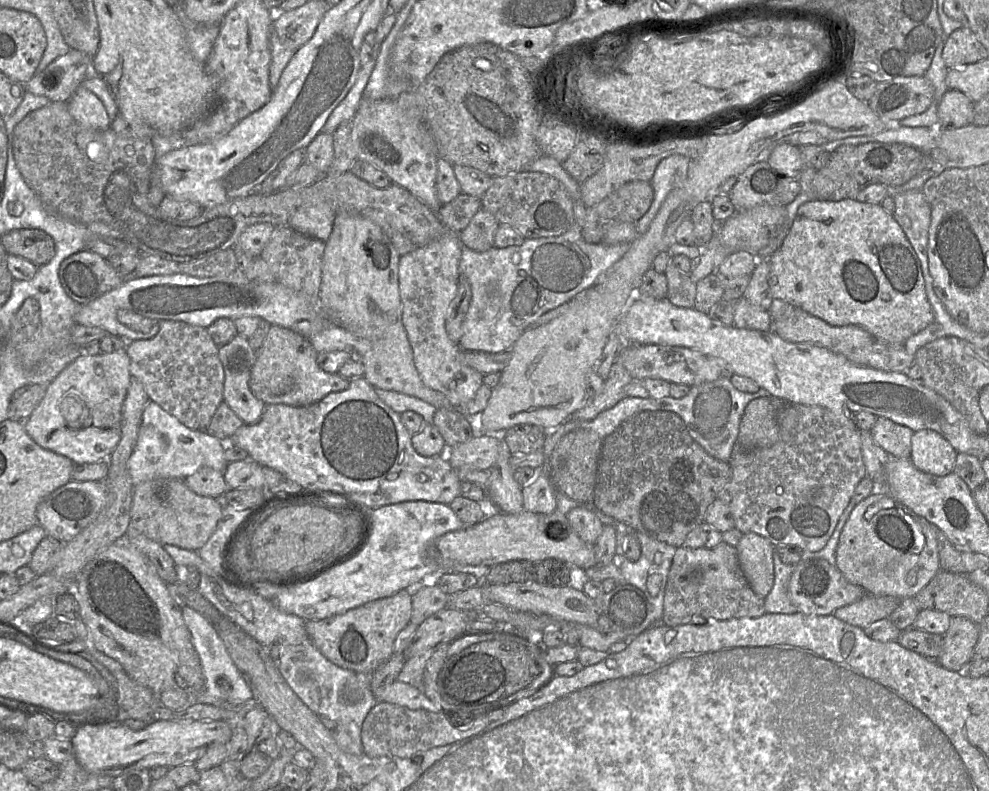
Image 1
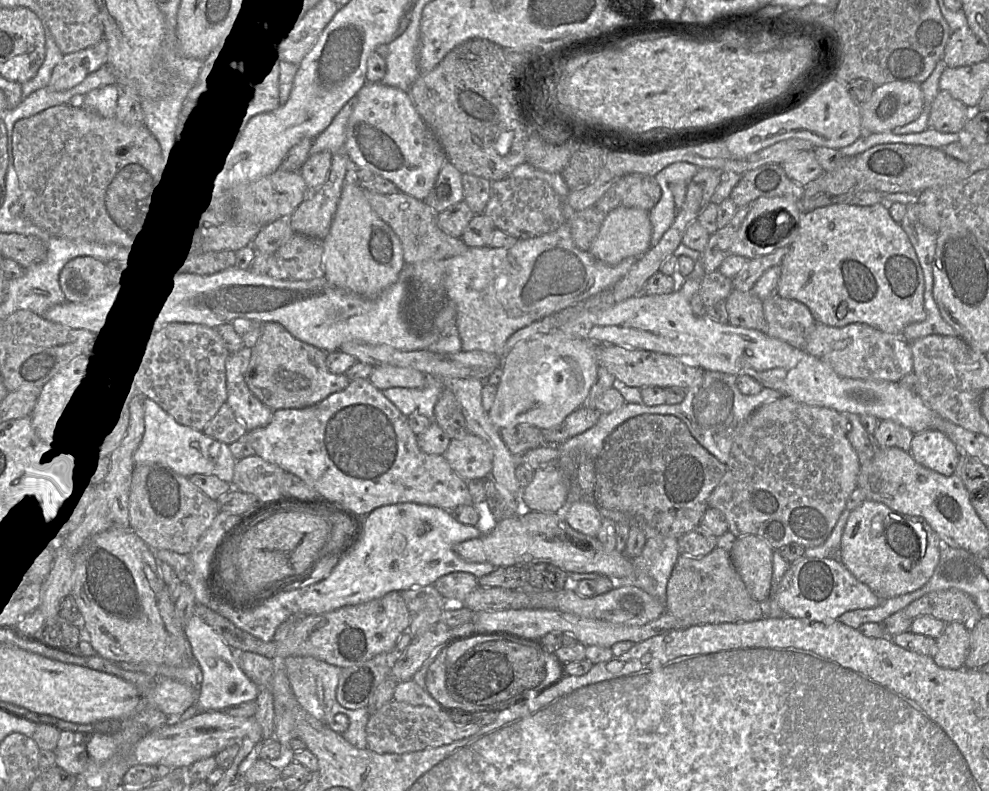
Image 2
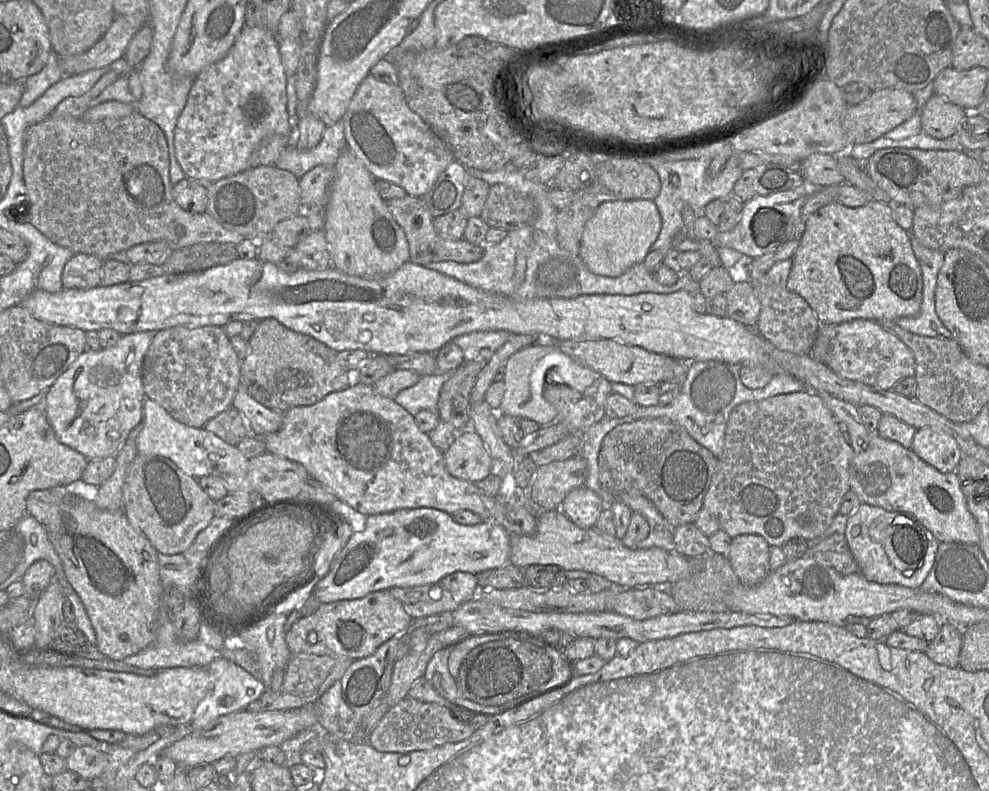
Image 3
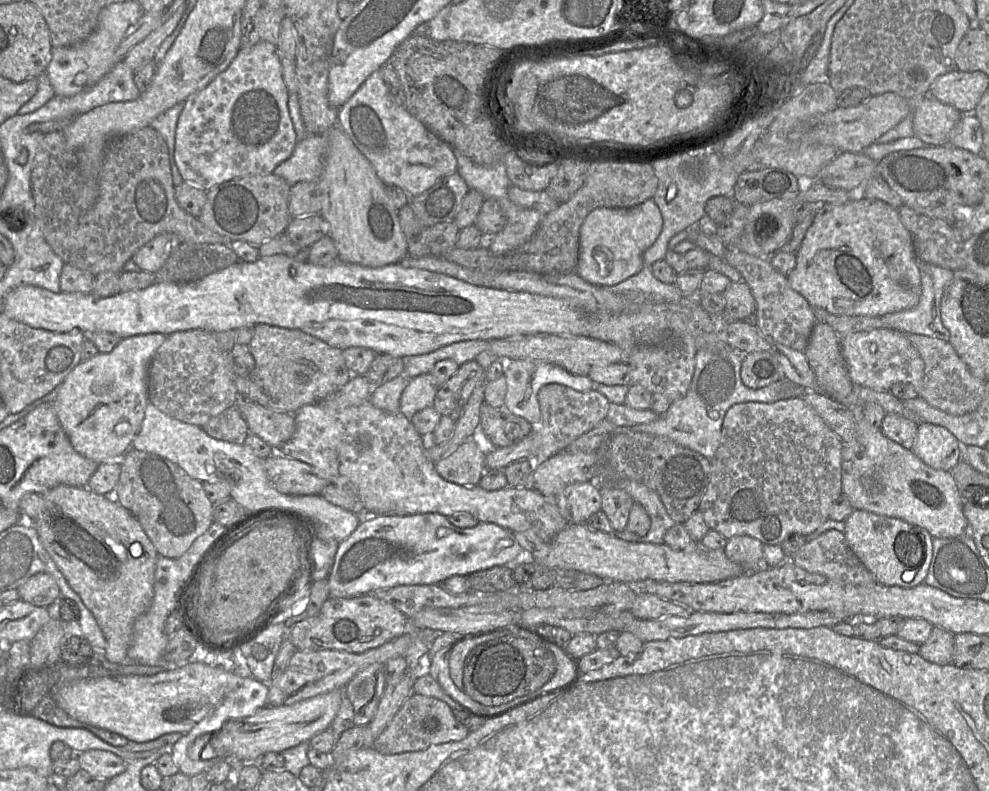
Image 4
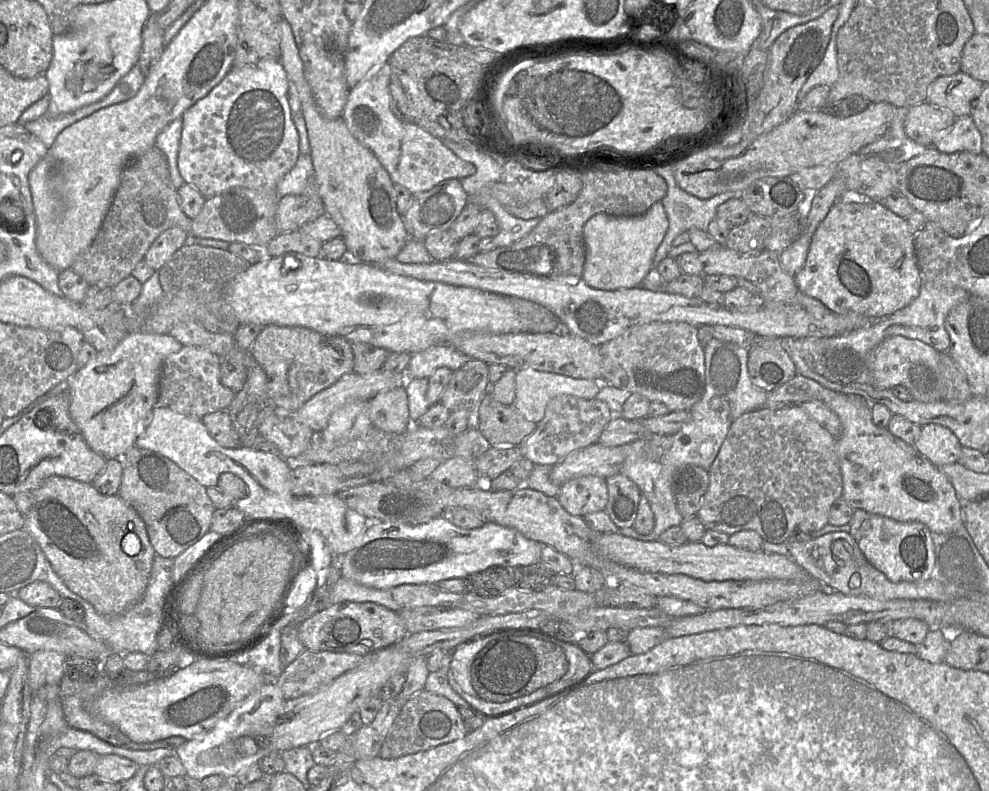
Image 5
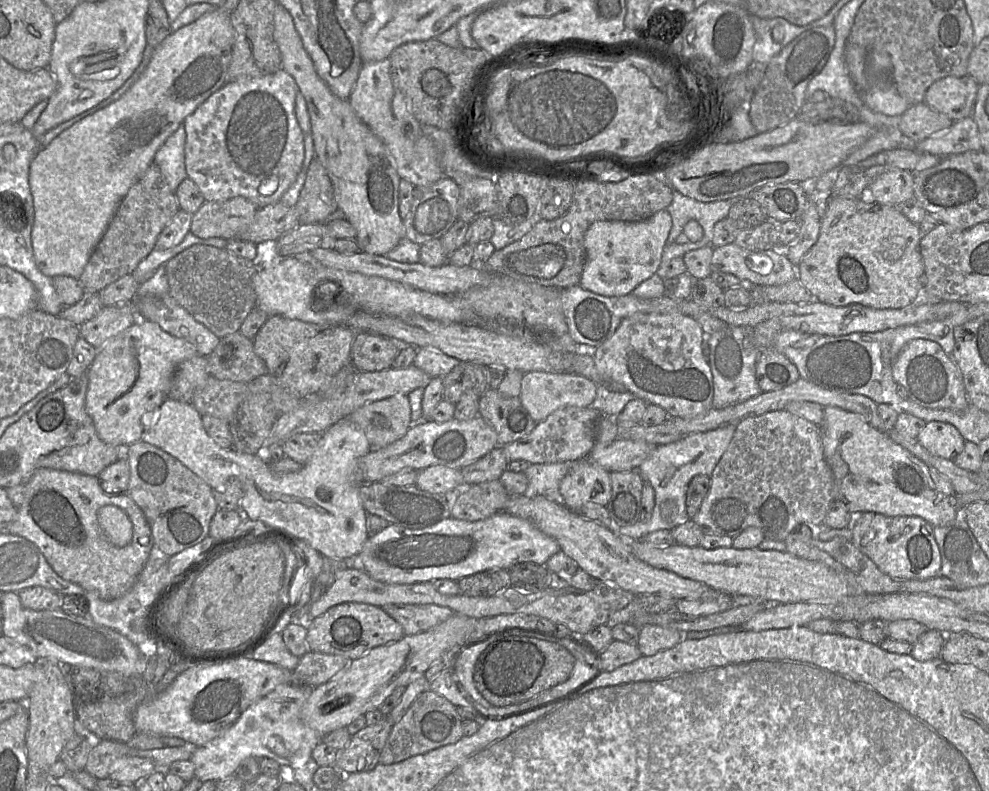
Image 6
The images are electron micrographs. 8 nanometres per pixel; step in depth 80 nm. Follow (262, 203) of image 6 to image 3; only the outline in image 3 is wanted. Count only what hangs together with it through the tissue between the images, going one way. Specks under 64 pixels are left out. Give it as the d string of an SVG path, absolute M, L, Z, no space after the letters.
M244 26L233 46L221 60L209 65L196 77L175 128L175 155L186 178L212 184L250 169L250 157L257 146L272 135L293 132L287 110L287 76L279 53L276 34L259 27Z

